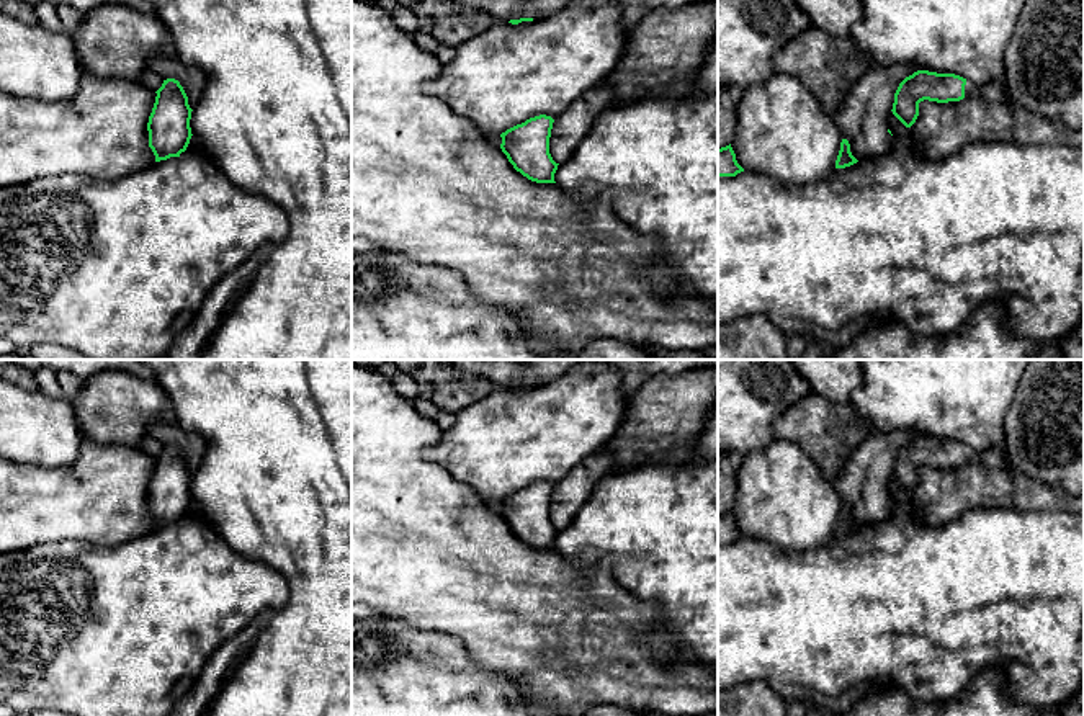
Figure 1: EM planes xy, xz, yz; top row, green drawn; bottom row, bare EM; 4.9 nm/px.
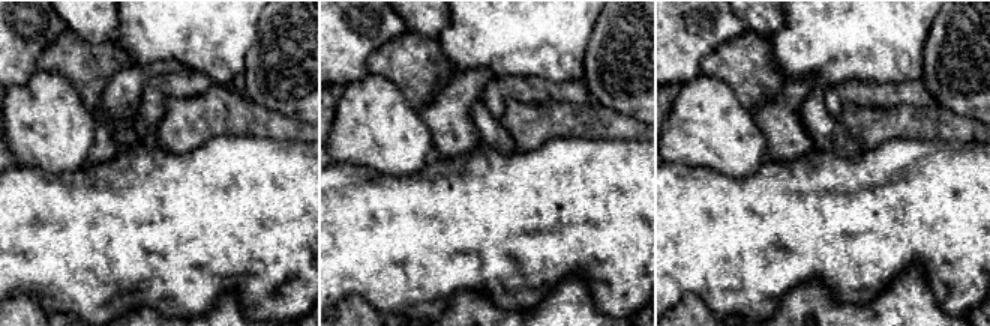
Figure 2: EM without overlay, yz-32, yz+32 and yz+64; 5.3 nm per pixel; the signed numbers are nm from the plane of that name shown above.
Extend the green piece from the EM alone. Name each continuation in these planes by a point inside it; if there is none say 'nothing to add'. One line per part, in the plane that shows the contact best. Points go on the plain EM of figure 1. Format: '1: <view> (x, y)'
1: yz (994, 456)

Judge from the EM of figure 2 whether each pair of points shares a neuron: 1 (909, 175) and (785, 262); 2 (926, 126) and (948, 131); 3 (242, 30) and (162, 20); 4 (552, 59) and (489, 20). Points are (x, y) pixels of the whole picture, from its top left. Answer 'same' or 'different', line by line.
1: same
2: same
3: same
4: same

